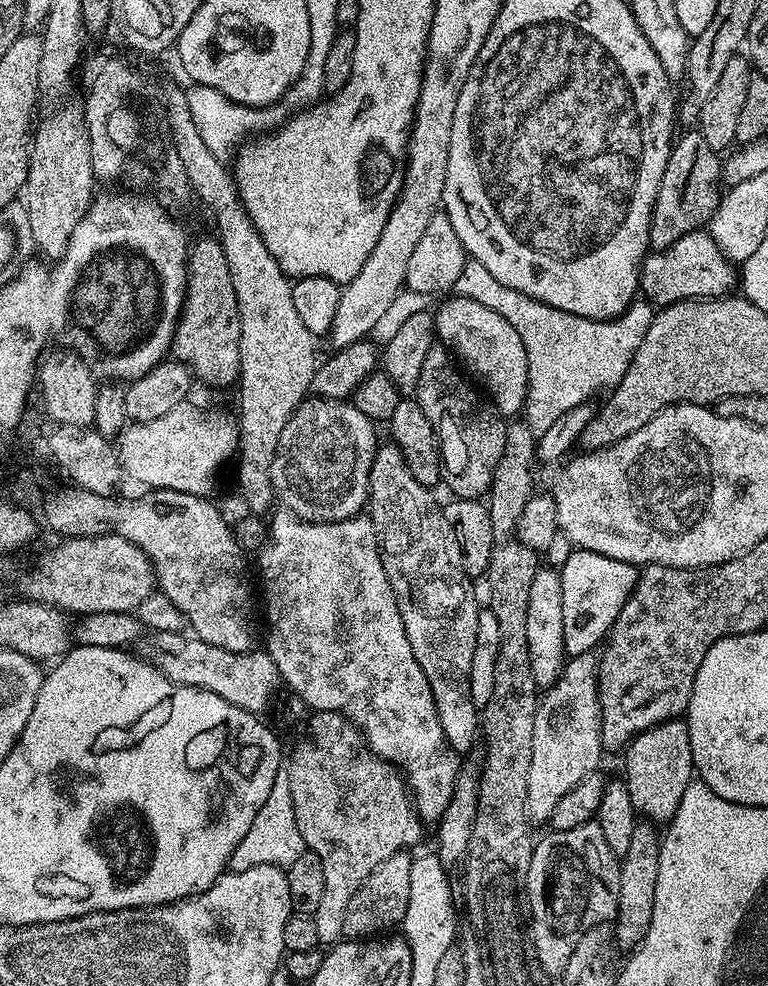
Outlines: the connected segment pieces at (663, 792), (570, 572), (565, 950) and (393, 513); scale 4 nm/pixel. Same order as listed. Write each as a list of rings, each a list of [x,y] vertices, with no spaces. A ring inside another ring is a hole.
[[[683,719],[663,720],[658,726],[647,728],[633,736],[623,749],[623,779],[628,786],[630,802],[637,813],[661,826],[667,825],[676,816],[678,802],[686,794],[686,786],[694,779],[690,734]]]
[[[573,551],[570,558],[559,569],[562,582],[562,634],[564,635],[564,651],[569,657],[577,656],[583,652],[591,652],[612,631],[614,622],[622,610],[622,606],[628,600],[628,595],[634,590],[637,569],[630,564],[624,564],[621,560],[606,558],[606,554],[597,552]]]
[[[593,818],[561,832],[549,831],[535,841],[530,858],[530,870],[526,878],[526,916],[530,921],[530,948],[537,957],[574,954],[582,934],[596,925],[611,921],[618,906],[618,878],[620,861],[606,846],[599,820]]]
[[[385,442],[377,447],[370,466],[366,512],[376,531],[382,566],[394,590],[396,605],[402,614],[402,626],[406,630],[406,638],[410,638],[410,650],[414,650],[414,658],[418,658],[418,666],[422,666],[426,682],[430,682],[438,722],[442,722],[444,736],[453,752],[463,754],[478,738],[478,710],[470,698],[470,658],[474,658],[474,634],[478,634],[480,608],[468,585],[471,584],[469,577],[464,575],[464,567],[460,565],[456,531],[445,518],[443,507],[439,503],[436,505],[432,492],[429,485],[418,482],[418,478],[410,474],[410,466],[406,466],[396,444]]]

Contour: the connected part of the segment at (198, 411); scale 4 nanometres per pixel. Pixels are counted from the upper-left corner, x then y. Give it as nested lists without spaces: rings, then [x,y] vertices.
[[[185,402],[183,404],[179,404],[178,406],[174,406],[174,410],[170,410],[170,414],[162,414],[162,418],[154,418],[150,422],[146,422],[145,424],[137,424],[135,422],[129,423],[127,427],[121,432],[118,437],[118,455],[120,458],[120,467],[122,469],[123,475],[125,477],[128,476],[132,480],[137,480],[140,484],[145,484],[145,489],[148,490],[156,490],[152,488],[165,488],[168,492],[173,492],[173,494],[179,494],[185,492],[186,494],[190,494],[191,496],[202,496],[205,498],[211,497],[213,494],[212,487],[216,484],[216,471],[219,470],[220,467],[223,466],[224,463],[227,462],[228,459],[233,459],[234,453],[238,448],[238,424],[235,419],[232,420],[227,416],[224,412],[211,412],[208,408],[195,408],[192,405],[192,402]]]

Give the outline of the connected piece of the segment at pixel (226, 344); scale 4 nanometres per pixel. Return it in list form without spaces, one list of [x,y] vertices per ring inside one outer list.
[[[216,238],[195,241],[188,254],[188,289],[184,291],[184,309],[174,330],[171,355],[187,366],[199,383],[201,380],[212,388],[233,387],[240,379],[239,334],[238,302],[223,247]]]

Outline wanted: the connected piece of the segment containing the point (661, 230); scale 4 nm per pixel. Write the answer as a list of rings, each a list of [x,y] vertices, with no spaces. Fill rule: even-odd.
[[[688,130],[684,137],[677,139],[672,146],[672,152],[668,155],[666,170],[662,174],[662,182],[658,186],[658,198],[654,202],[654,210],[650,218],[650,230],[648,231],[648,243],[653,249],[669,248],[670,245],[682,234],[692,232],[696,228],[704,228],[711,221],[720,204],[722,195],[722,160],[717,149],[711,148],[702,138],[698,130]]]

